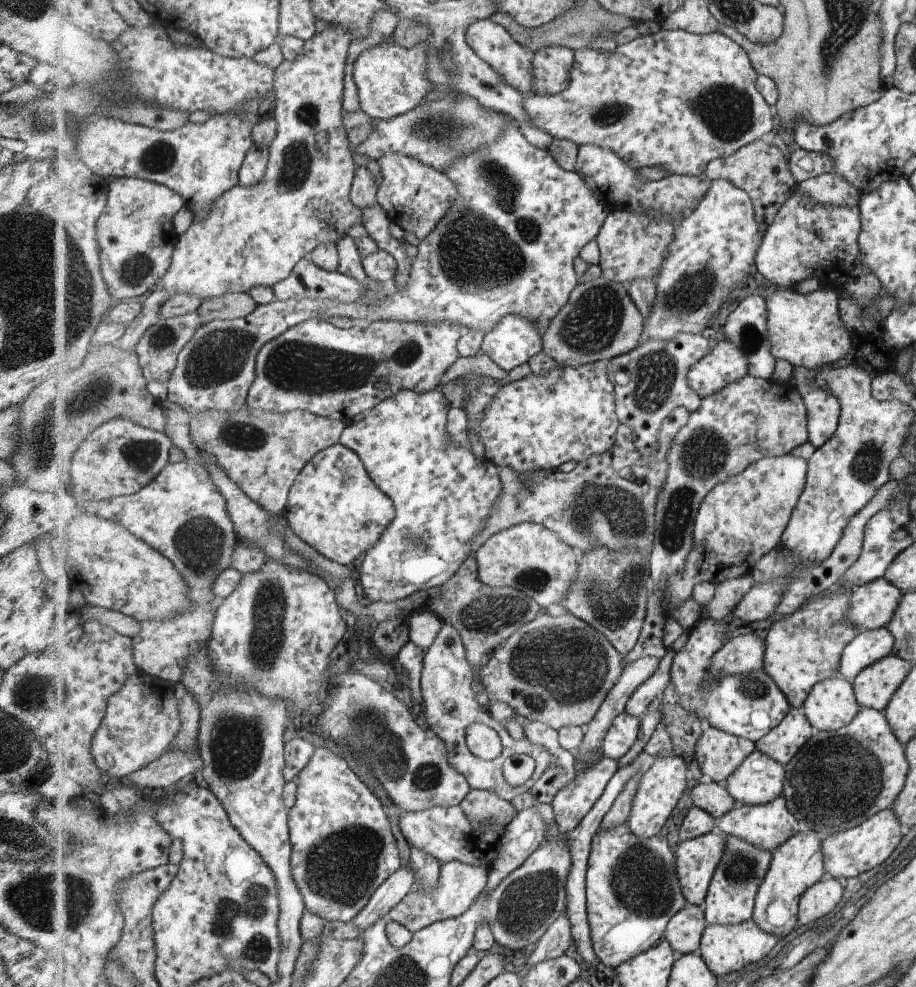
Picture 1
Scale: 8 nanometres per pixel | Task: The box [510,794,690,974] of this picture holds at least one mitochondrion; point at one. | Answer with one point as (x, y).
(639, 881)

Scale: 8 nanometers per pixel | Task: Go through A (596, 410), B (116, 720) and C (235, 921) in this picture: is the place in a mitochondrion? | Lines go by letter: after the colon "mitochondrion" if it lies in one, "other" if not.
A: other
B: other
C: mitochondrion

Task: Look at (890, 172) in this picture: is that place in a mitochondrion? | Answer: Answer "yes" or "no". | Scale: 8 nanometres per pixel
no

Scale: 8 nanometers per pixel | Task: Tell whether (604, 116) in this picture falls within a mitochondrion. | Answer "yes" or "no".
yes

